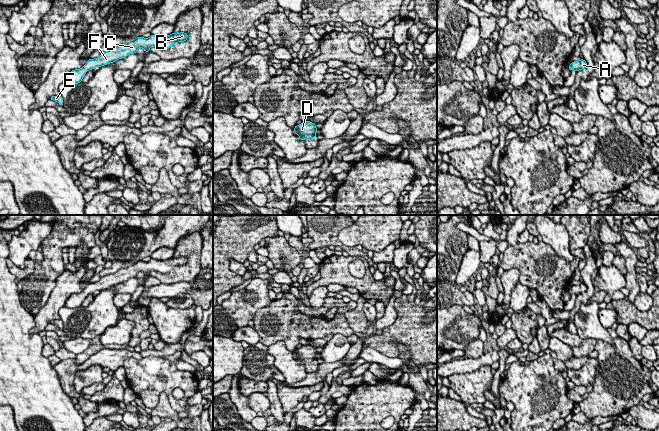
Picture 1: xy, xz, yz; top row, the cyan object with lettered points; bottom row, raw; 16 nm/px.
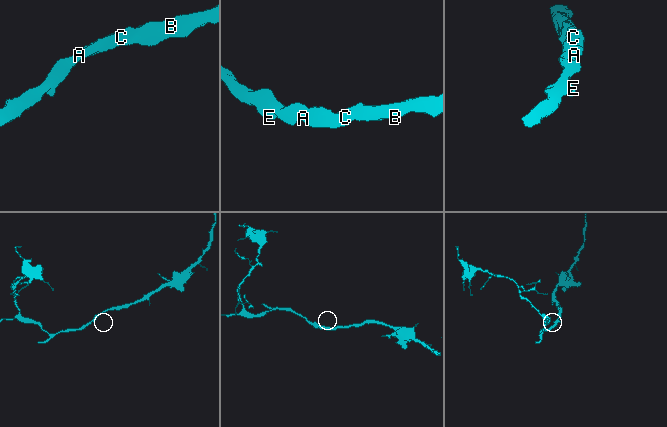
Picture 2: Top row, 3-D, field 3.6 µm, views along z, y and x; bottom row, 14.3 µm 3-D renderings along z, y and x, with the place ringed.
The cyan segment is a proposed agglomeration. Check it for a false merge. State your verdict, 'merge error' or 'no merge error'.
no merge error

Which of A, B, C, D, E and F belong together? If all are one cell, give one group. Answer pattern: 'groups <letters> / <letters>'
groups A B C D E F

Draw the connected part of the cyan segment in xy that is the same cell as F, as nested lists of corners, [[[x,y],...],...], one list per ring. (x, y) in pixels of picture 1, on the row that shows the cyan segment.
[[[184,32],[172,33],[167,36],[151,35],[148,38],[142,36],[137,37],[126,44],[121,44],[117,48],[105,51],[94,59],[88,59],[87,63],[80,69],[72,70],[66,77],[67,84],[79,84],[82,82],[86,72],[93,70],[95,67],[101,67],[113,63],[119,59],[125,58],[130,54],[135,54],[139,48],[143,48],[145,52],[150,52],[151,47],[157,47],[165,50],[169,49],[173,44],[184,42],[188,38],[188,34]]]

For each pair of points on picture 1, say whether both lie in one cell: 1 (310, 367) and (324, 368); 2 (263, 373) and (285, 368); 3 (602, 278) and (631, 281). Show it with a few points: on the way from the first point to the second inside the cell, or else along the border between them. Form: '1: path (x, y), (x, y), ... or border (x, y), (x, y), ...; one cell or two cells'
1: border (319, 364), (315, 371), (307, 373); two cells
2: border (267, 349), (273, 357), (274, 366), (285, 381); two cells
3: border (624, 276), (625, 286); two cells

